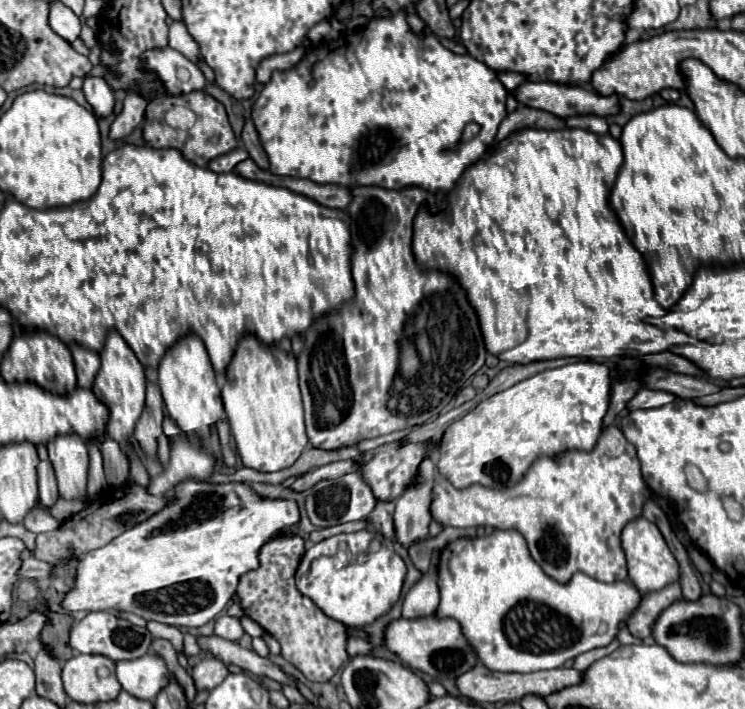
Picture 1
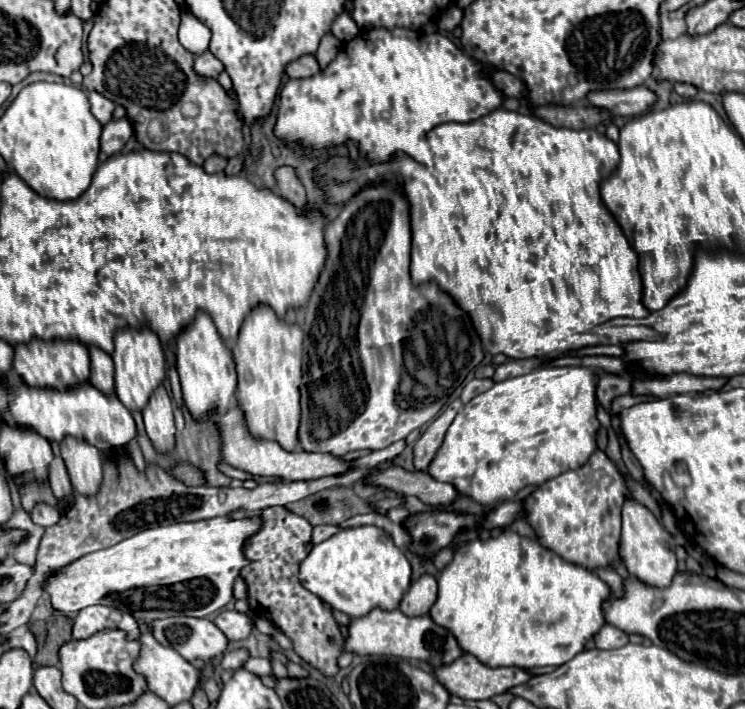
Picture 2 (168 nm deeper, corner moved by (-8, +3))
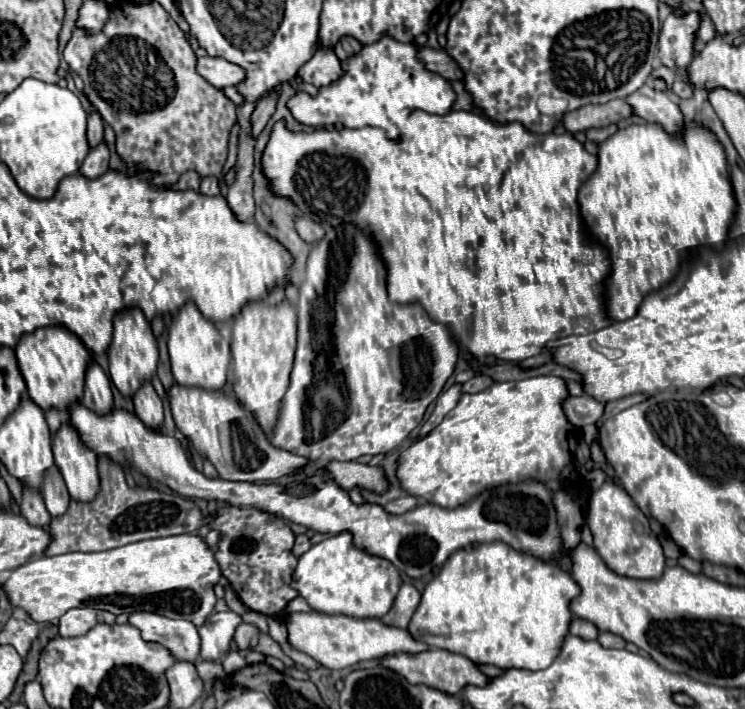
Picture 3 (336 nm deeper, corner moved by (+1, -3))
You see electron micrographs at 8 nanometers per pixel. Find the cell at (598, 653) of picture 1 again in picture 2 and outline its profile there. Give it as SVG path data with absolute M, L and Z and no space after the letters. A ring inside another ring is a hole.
M605 624L605 628L601 628L601 632L595 636L595 648L597 650L611 650L611 648L621 648L629 642L629 636L615 628L613 624Z

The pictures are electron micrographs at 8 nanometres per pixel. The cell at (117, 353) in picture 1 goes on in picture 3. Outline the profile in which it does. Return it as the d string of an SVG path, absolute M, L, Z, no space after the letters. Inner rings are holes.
M126 308L114 316L114 338L108 348L110 358L110 378L122 396L132 396L140 384L156 374L158 346L152 334L150 322L140 308Z

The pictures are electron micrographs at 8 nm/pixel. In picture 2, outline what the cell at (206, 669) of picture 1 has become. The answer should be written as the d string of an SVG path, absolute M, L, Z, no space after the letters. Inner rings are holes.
M233 650L233 652L225 652L225 656L223 656L223 660L221 660L221 668L223 670L239 670L239 668L243 668L243 664L247 662L247 658L249 658L249 654L245 652L245 650Z

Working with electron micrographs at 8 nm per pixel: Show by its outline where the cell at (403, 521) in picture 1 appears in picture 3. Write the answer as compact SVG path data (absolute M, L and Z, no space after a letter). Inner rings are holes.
M454 384L454 386L450 386L448 390L444 390L444 392L438 396L438 400L436 400L434 412L430 414L430 418L428 418L428 420L424 422L424 426L420 428L420 436L428 434L428 430L432 430L434 426L438 426L438 424L444 420L444 416L458 404L460 396L462 396L462 386L460 386L460 384Z

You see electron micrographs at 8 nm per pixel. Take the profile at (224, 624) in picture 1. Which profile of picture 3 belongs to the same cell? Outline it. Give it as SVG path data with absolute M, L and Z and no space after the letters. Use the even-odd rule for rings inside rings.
M232 610L212 614L208 618L208 622L198 628L200 658L202 660L220 660L228 652L230 640L240 622L242 622L242 618Z

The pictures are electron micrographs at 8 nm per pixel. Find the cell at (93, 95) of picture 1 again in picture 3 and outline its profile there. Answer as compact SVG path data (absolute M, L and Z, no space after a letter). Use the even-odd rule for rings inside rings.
M92 112L88 116L88 144L90 148L98 146L102 142L102 136L104 136L104 128L102 128L102 118L98 112Z

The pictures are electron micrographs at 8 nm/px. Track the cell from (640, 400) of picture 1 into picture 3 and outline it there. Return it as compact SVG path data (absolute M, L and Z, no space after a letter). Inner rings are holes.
M582 394L582 396L570 396L562 402L564 414L568 418L570 424L582 428L586 424L592 424L600 418L600 414L604 412L604 404L596 402L592 396Z

